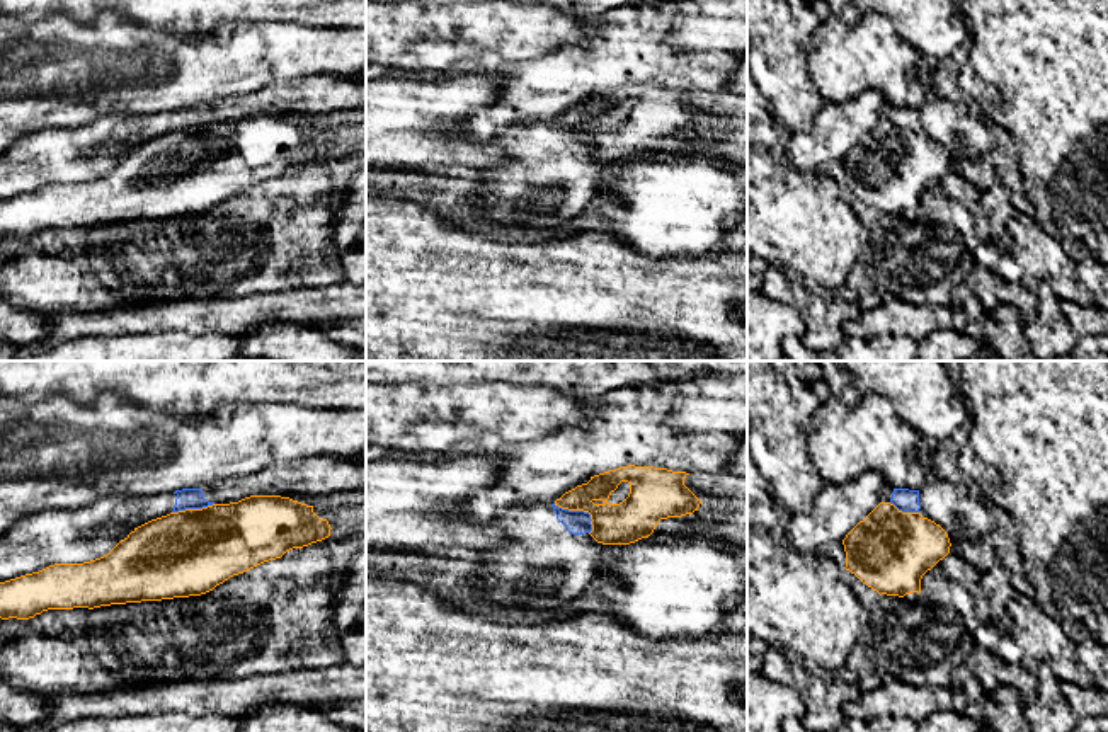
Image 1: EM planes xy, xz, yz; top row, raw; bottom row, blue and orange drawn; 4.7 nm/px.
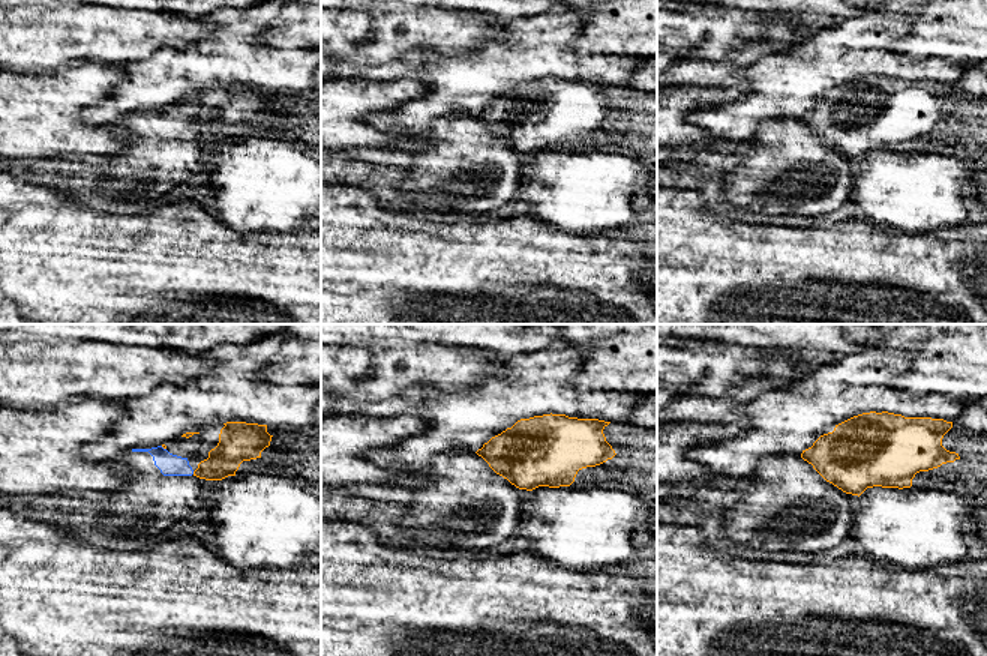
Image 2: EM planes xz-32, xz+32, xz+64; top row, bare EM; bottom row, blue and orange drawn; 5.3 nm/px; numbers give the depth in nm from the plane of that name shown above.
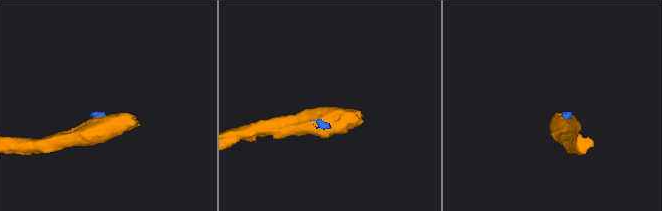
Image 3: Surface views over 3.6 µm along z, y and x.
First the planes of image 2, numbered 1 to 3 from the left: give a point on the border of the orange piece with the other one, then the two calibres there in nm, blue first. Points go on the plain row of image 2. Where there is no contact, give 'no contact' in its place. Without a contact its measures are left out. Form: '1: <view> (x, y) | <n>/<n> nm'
1: xz-32 (162, 111) | 120/20 nm
2: no contact
3: no contact

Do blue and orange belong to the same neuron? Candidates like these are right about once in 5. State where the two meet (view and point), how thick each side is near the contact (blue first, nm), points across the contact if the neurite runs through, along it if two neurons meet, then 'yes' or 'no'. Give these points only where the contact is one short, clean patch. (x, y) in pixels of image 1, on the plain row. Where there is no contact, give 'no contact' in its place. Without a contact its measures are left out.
xz (579, 130) | 110/200 nm | along xz (554, 123), (564, 128), (586, 130), (593, 148) | no

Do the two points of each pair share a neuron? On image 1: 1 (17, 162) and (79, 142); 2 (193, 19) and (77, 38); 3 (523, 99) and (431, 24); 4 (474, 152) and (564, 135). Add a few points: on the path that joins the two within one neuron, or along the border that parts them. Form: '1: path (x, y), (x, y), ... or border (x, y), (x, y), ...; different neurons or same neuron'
1: path (33, 162), (50, 155), (63, 155); same neuron
2: border (121, 17), (167, 31), (191, 33); different neurons
3: border (535, 58), (497, 60), (492, 63); different neurons
4: border (492, 140), (504, 152), (504, 159), (484, 171); different neurons

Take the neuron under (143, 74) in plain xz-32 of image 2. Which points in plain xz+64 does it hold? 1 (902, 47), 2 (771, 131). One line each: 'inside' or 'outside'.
1: outside
2: outside

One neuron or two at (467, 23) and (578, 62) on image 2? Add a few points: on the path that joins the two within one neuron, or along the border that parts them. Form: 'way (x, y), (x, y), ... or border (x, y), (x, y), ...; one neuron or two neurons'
border (504, 24), (498, 36), (468, 51); two neurons

